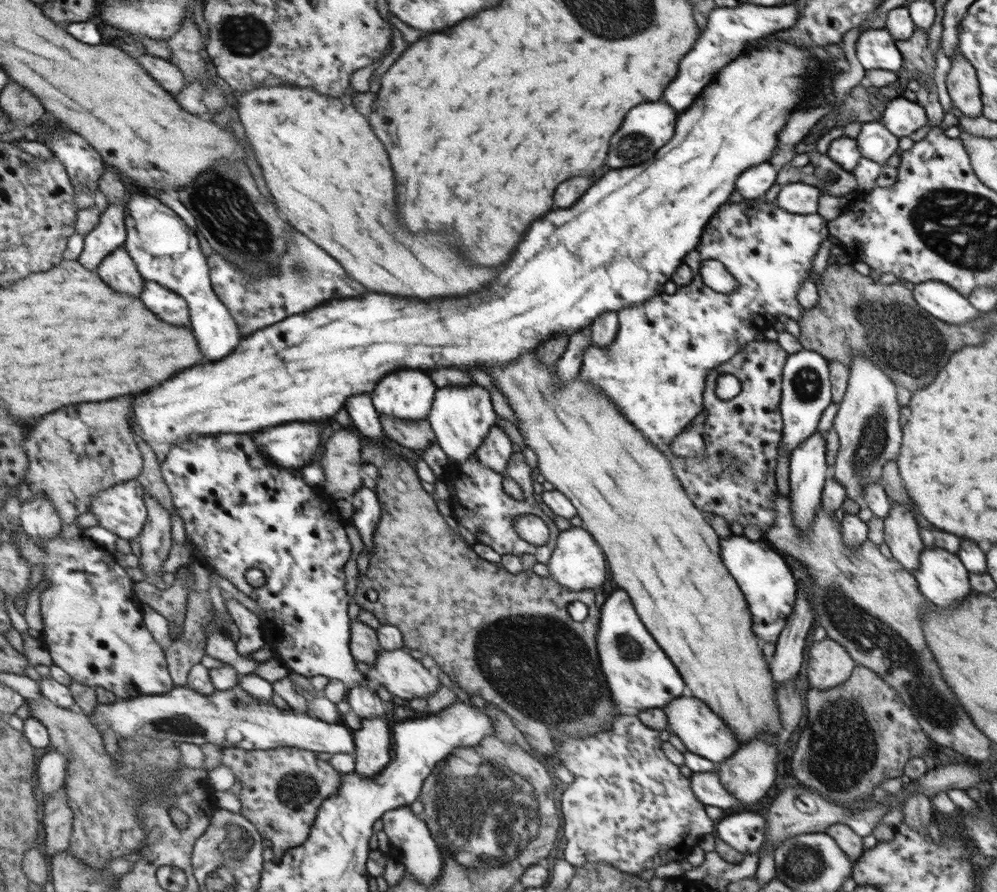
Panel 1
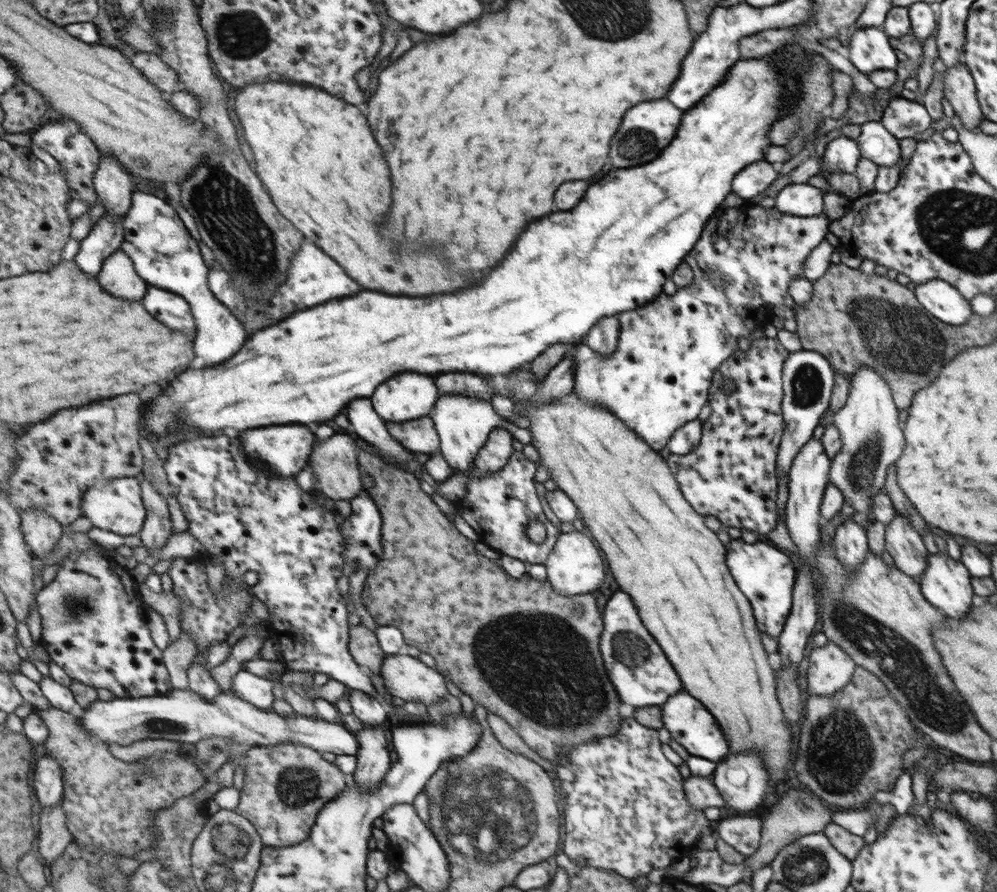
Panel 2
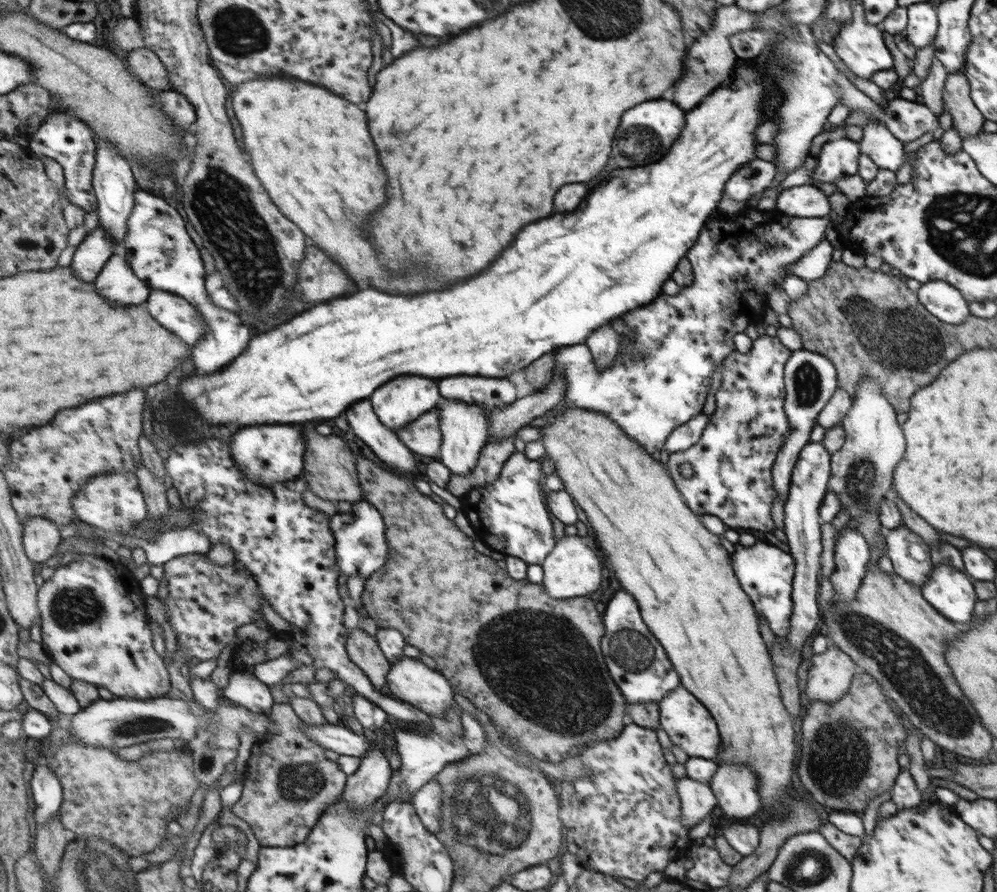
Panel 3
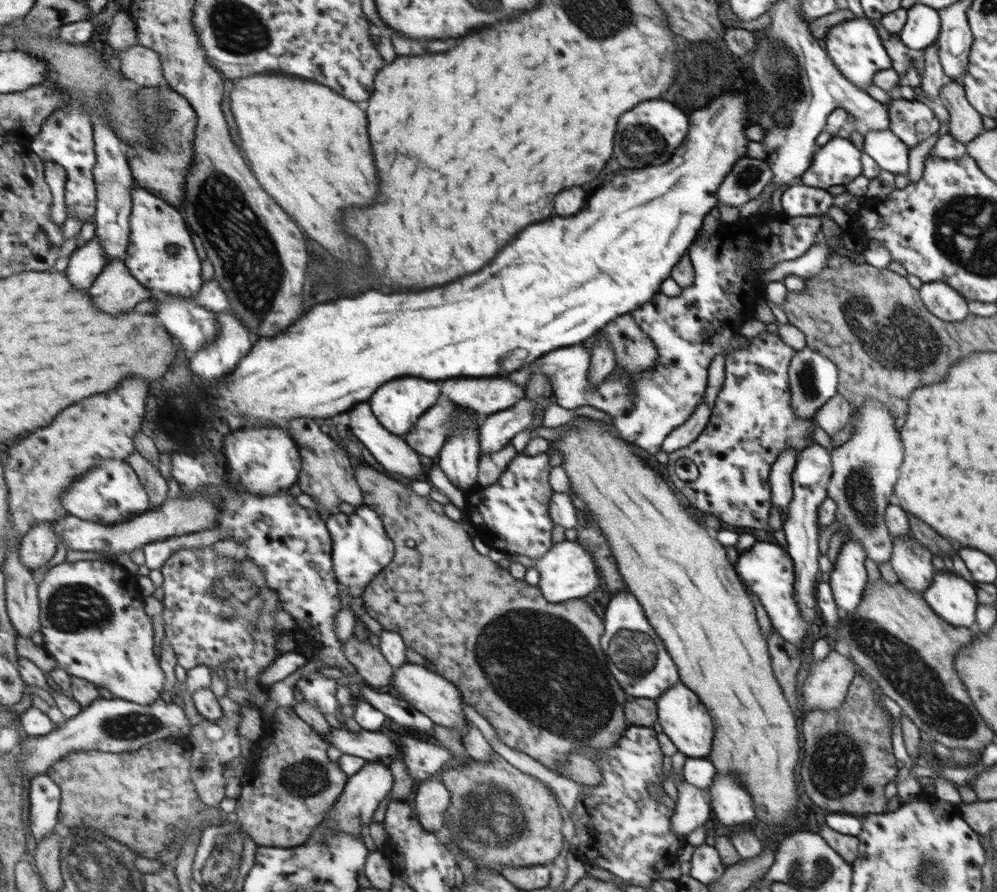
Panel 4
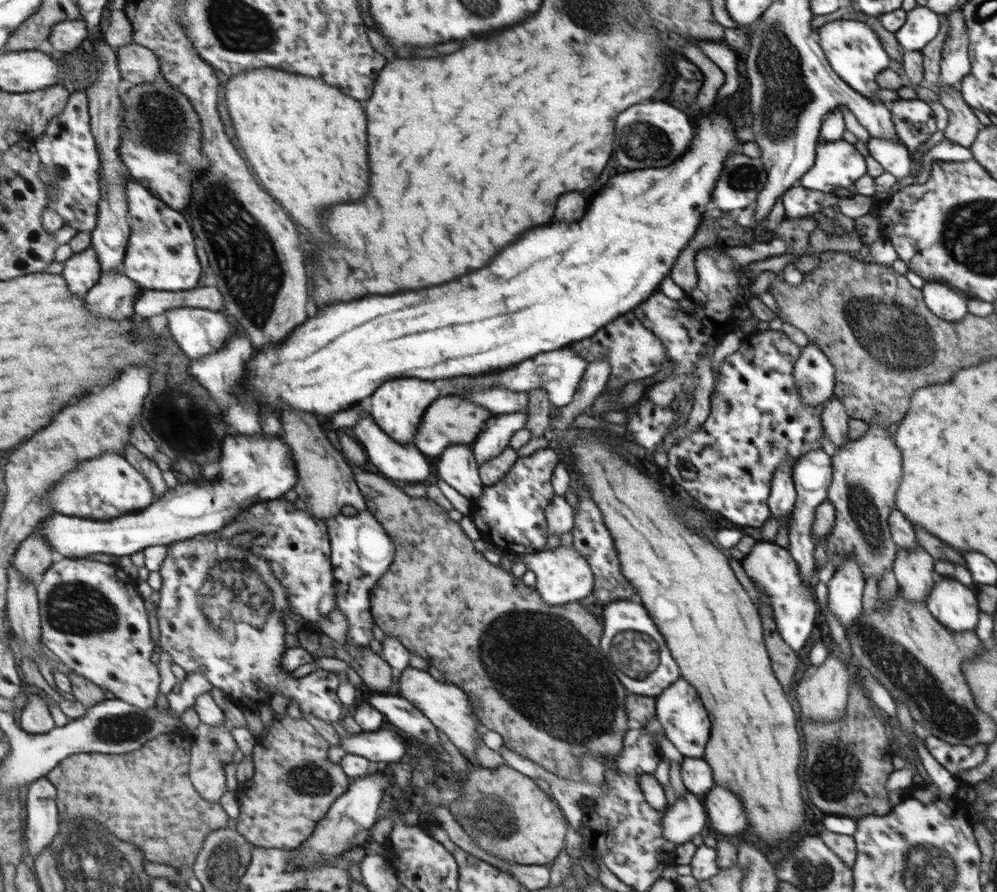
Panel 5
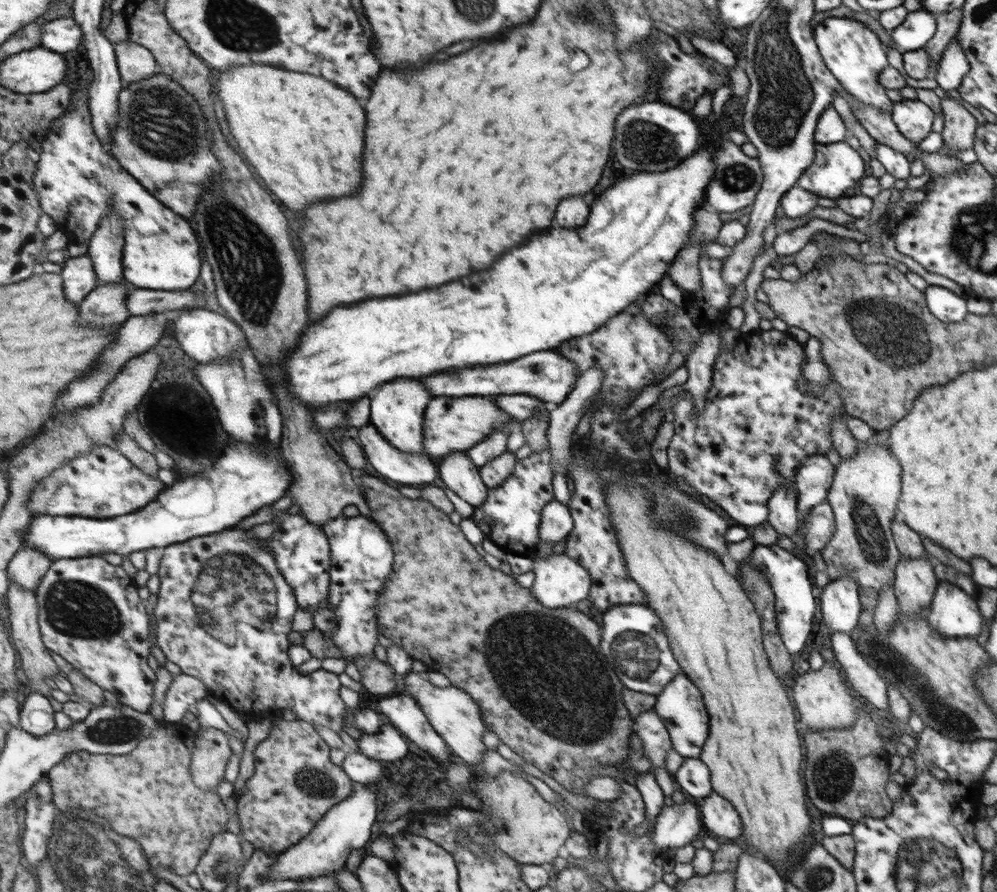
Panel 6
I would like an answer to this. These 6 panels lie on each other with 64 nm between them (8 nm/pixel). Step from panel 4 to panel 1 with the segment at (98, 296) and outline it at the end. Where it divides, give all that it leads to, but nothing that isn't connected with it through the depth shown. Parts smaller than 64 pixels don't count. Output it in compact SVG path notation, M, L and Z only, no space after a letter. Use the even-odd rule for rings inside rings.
M125 246L120 247L105 259L100 266L100 276L108 280L108 284L112 284L112 288L116 288L118 292L142 296L146 280L131 252Z

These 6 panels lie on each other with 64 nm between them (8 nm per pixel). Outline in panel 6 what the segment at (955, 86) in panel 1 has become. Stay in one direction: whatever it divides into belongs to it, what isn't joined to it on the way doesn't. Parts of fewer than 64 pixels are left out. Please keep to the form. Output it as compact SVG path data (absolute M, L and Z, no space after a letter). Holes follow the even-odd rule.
M941 95L941 110L944 114L944 130L941 134L944 146L952 154L973 149L978 120L958 101Z

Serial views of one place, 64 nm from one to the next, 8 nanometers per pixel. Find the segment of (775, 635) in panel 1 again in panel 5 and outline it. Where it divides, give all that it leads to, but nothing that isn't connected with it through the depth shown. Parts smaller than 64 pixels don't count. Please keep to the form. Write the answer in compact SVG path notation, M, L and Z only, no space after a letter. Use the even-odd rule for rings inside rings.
M762 540L757 541L750 553L740 562L748 578L765 590L780 637L794 652L798 653L814 630L816 604L810 590L802 586L804 580L800 573L799 563L794 562L794 557L790 556L790 553L786 548L782 548L782 545L776 546L775 542Z

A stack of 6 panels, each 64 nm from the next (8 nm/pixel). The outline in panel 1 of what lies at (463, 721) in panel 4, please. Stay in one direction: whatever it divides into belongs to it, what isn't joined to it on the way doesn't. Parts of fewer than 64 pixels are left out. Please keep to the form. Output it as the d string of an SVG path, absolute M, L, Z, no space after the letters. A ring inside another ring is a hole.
M404 649L380 652L379 659L369 666L364 676L369 685L383 686L398 702L404 700L405 703L422 697L428 700L430 695L440 690L438 678Z

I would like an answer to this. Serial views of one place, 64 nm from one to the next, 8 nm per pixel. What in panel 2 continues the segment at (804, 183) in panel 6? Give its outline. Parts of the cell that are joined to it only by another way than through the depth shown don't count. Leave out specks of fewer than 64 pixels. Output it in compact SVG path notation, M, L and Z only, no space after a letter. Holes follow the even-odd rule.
M846 137L832 140L826 146L822 158L825 168L820 168L819 175L826 176L826 174L832 174L833 172L855 174L862 151L858 150L858 145L858 141Z

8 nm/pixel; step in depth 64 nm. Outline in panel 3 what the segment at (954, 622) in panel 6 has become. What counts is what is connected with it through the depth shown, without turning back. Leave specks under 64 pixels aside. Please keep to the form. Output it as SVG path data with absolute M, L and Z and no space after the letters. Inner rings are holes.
M937 564L922 586L923 596L951 622L972 620L976 594L964 571L949 564Z

